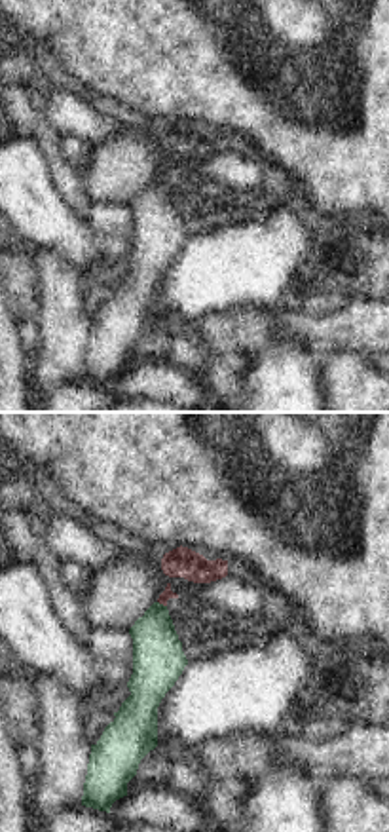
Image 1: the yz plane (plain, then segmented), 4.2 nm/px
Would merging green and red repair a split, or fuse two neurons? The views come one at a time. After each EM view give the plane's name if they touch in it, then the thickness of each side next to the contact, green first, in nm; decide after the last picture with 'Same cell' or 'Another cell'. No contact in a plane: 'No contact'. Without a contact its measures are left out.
Touches green in yz. Thickness 220 nm (green) against 50 nm

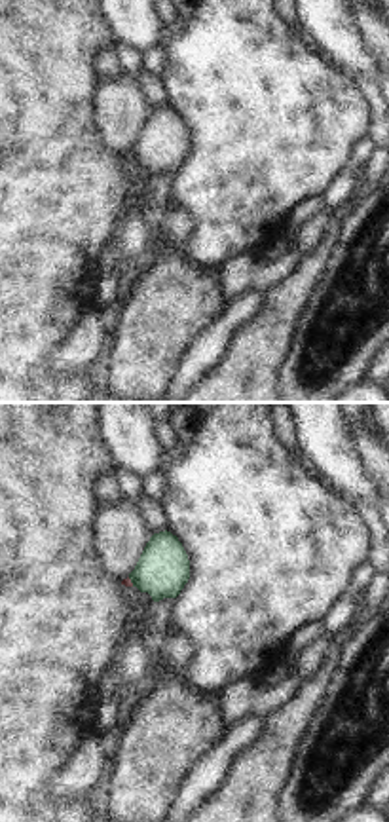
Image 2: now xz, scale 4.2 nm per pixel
Touches green in xz. Thickness 220 nm (green) against 30 nm

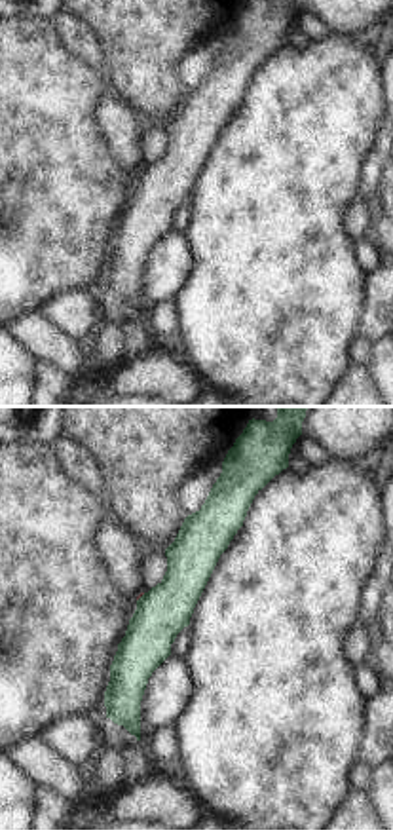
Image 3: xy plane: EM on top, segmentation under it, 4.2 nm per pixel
Touches green in xy. Thickness 220 nm (green) against 20 nm

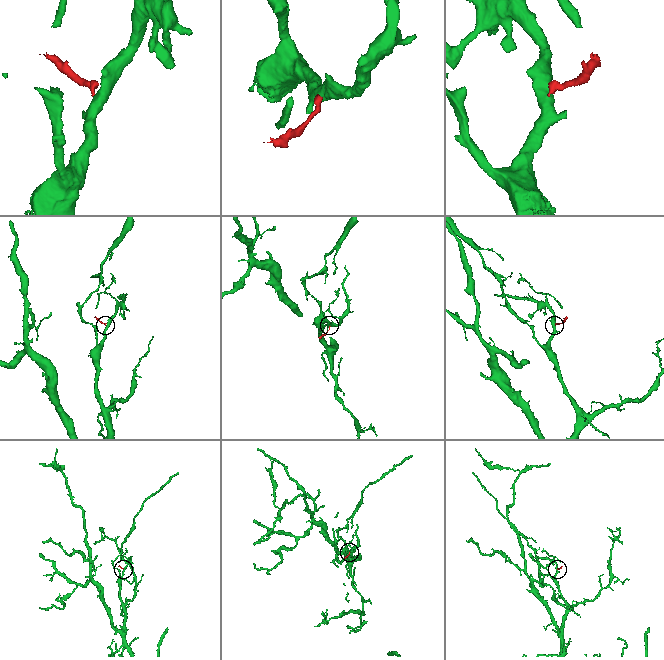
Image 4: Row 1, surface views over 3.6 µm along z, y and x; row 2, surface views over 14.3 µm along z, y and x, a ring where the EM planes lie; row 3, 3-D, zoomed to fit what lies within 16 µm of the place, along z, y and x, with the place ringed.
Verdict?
Another cell

